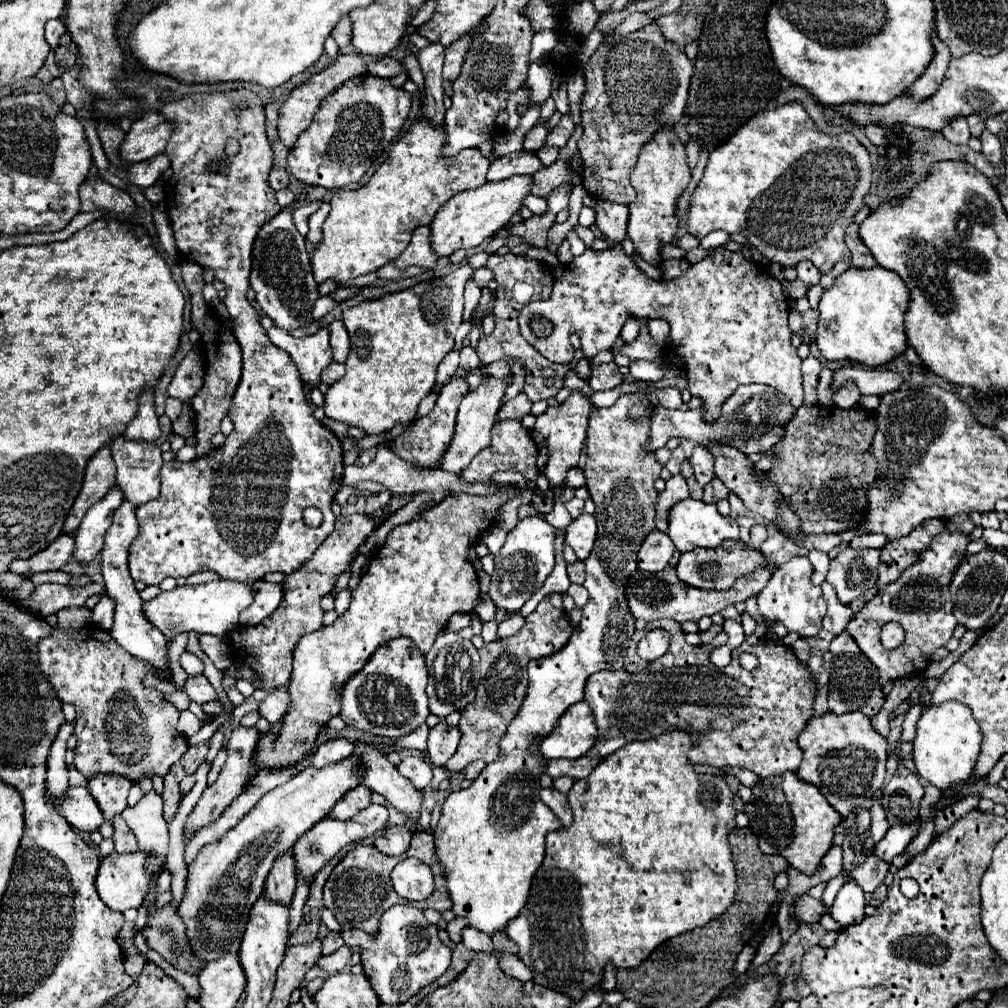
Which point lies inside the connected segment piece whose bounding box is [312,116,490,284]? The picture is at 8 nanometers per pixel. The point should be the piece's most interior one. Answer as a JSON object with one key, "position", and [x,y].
{"position":[366,228]}

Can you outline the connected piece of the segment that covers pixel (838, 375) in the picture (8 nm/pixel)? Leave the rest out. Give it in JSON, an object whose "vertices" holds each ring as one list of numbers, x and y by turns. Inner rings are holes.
{"vertices":[[844,366,844,368,834,372,832,392,836,392,848,380,852,380,860,388,862,394,876,394,876,396,884,396,884,394,888,394,892,390,898,390,900,384,904,382,900,376,890,374,888,370]]}

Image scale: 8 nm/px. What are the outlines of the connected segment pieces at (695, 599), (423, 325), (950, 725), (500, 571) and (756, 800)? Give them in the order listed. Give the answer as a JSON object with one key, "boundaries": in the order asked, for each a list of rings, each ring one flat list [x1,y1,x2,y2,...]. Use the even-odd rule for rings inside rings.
{"boundaries":[[[768,564,766,568,758,568,752,574,738,578,738,582,732,588,720,592,720,590,700,590,700,588,686,586,684,582,680,582,680,578,676,576,676,570,672,566,666,566,662,572,656,572,656,574,636,570,628,582,628,604,630,604,634,618,644,618,646,622,658,620,658,618,670,618,680,624,686,620,698,622,702,616,714,616,730,604,746,602,750,596,760,594,760,590,768,584,768,578,772,576,772,572,774,572,774,566]],[[462,264,446,276,430,278,408,290,346,308,342,320,350,334,350,354,344,362,346,374,326,392,326,416,358,426,368,434,382,434,398,422,412,422,418,404,430,394,436,382,438,364,454,348,454,334,464,310,462,292,472,274,474,268]],[[944,702,940,706,930,706,922,712,912,754,918,774,936,788,948,790,970,780,980,754,980,746,982,732,976,720,972,718,970,708,962,706,960,702]],[[528,516,520,520,510,532,502,550,494,556,494,574,490,584,490,598,502,610,518,610,522,604,542,588,546,576,554,568,556,558,556,528,544,516]],[[794,772,784,776,766,778,752,788,752,802,746,806,750,818,750,830,760,840,760,850,764,854,780,854,788,864,808,876,816,872,824,854,830,850,834,840,834,830,842,822,842,816,824,800,820,790,808,782,802,782],[786,806,792,814,792,842,786,842]]]}

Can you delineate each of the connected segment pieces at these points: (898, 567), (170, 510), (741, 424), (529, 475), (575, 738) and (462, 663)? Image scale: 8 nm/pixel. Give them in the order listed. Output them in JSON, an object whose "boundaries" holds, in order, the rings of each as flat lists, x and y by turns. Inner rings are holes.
{"boundaries":[[[932,518,922,522,920,526,916,526,908,538,900,538,894,542,886,542,886,546,880,550,880,566,878,566,878,580,876,580,876,588,882,590,886,584,896,582,896,578,900,578,900,574,912,566,912,562,916,562,916,558,920,556,922,550,926,550,926,546,930,544,930,540,944,532,946,524,940,518]],[[236,88,236,90,226,90,226,92,220,92,220,90,214,90,214,92,206,92,206,94,190,94,182,100,174,100,174,102,168,102,164,108,162,108,162,114,174,122,176,130,172,134,172,138,168,140,168,146,166,146,166,156,170,158,170,168,172,168,172,176,168,178,166,186,164,186,164,194,166,194,166,208,168,208,168,216,170,216,170,222,172,222,172,228,174,228,174,238,176,238,176,246,178,246,178,252,190,260,190,262,196,262,200,266,208,266,214,270,216,274,216,280,224,282,226,286,226,298,224,298,224,304,230,312,230,320,232,320,232,326,234,326,234,336,236,340,240,342,240,348,242,348,242,354,244,354,244,366,242,366,242,378,240,378,240,384,236,388,236,394,232,398,232,404,230,404,230,412,228,416,232,418,234,422,234,432,226,438,224,446,214,450,216,454,210,454,208,458,196,458,192,462,178,462,178,460,172,460,172,462,164,462,162,466,162,472,160,472,160,478,162,478,162,492,160,492,160,498,158,500,152,500,144,506,138,506,136,510,136,518,140,522,140,534,138,538,134,540,134,544,130,546,130,556,128,556,128,568,130,568,130,574,134,580,142,580,146,582,148,586,150,584,160,584,166,576,172,576,172,578,178,578,178,576,190,576,190,574,196,574,196,572,202,572,202,570,214,570,220,578,226,578,226,580,236,580,236,582,256,582,260,580,262,576,266,576,268,572,294,572,298,570,306,560,310,560,310,556,314,554,314,550,322,544,322,540,332,532,334,528,334,522,336,522,336,516,332,512,332,502,334,502,334,494,338,492,338,488,342,486,342,470,344,470,344,464,342,464,342,444,338,440,338,436,328,430,322,422,318,422,314,418,314,410,310,406,310,402,306,400,306,394,304,394,304,384,300,382,300,372,296,370,296,364,292,362,292,358,288,358,288,354,284,354,284,350,280,350,278,346,272,346,272,342,268,342,268,334,266,330,262,328,260,324,260,314,256,312,256,308,250,304,250,300,246,298,246,292,250,288,248,284,248,278,250,278,250,254,252,254,252,242,258,234,258,230,272,218,276,216,282,208,280,204,276,202,276,192,268,186,268,174,274,166,274,150,272,150,272,144,266,136,266,114,264,114,264,102,260,100,260,96,248,88],[228,140,236,140,240,142,240,152,234,156,234,158,228,158,224,154,224,148,226,148,226,142],[212,160,224,160,224,168,218,172,218,174,212,174,208,172,208,164],[306,508,318,508,322,512,322,524,318,528,310,528,304,524,304,510]],[[764,384,738,386,736,392,724,402,724,406,720,410,720,418,716,418,716,422,706,422,704,420,704,408,674,410,656,406,656,410,652,414,652,436,650,436,648,450,650,452,658,450,672,436,688,438,688,440,692,440,698,446,708,446,708,442,728,444,730,438,744,438,744,440,752,438,752,440,756,440,756,438,772,432,774,428,786,426,788,420,792,420,794,414,796,414,796,410,794,410,794,406,790,406,786,394,782,394,776,388,764,386]],[[500,420,500,422,494,424,490,448,484,448,482,452,478,452,472,458,472,462,462,470,460,476,468,484,488,482,490,486,498,486,498,482,494,480,496,472,500,472,500,470,516,470,516,472,524,474,526,480,536,480,538,474,540,474,538,468,536,468,536,456,538,456,538,446,532,440,530,430,526,430,520,420]],[[582,700,572,704,558,720,552,734,540,742,540,754,546,760,552,758,580,758,596,742,598,732,594,724,592,708]],[[452,630,440,632,430,652,426,654,426,664,430,672,428,698,430,698,432,714,446,718,450,712,464,708,476,698,476,686,480,682,480,658,478,658,478,650,472,646,470,640,460,638]]]}

